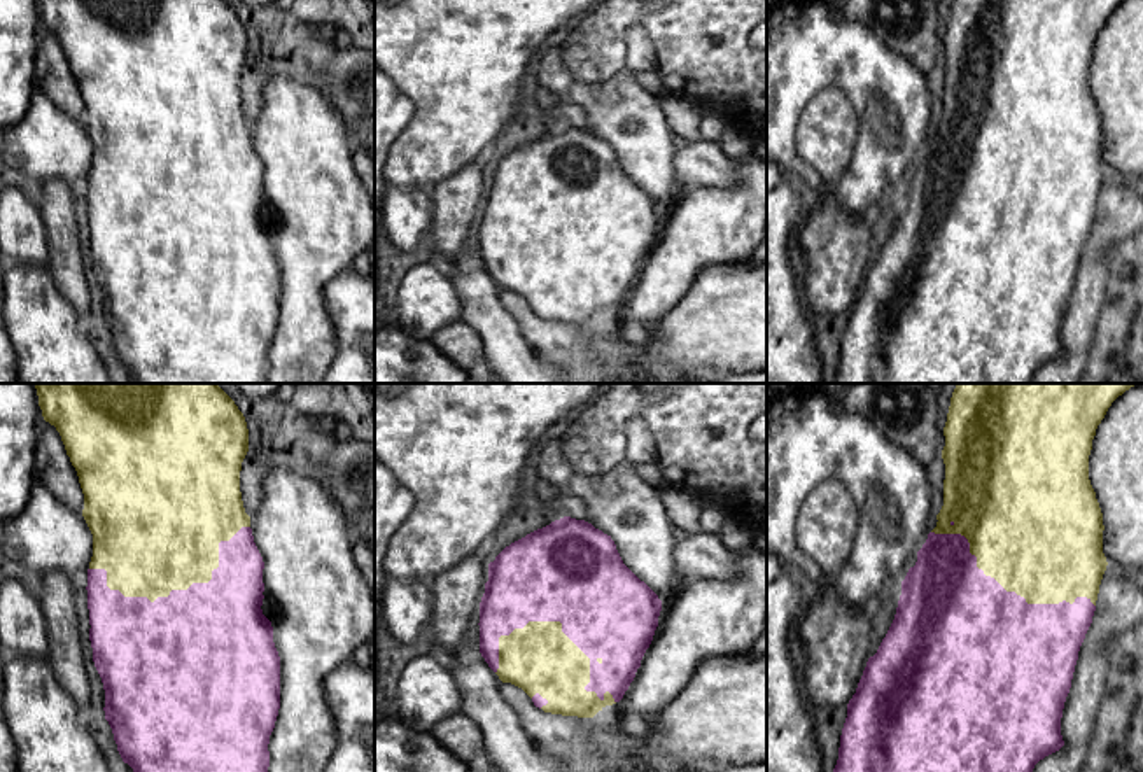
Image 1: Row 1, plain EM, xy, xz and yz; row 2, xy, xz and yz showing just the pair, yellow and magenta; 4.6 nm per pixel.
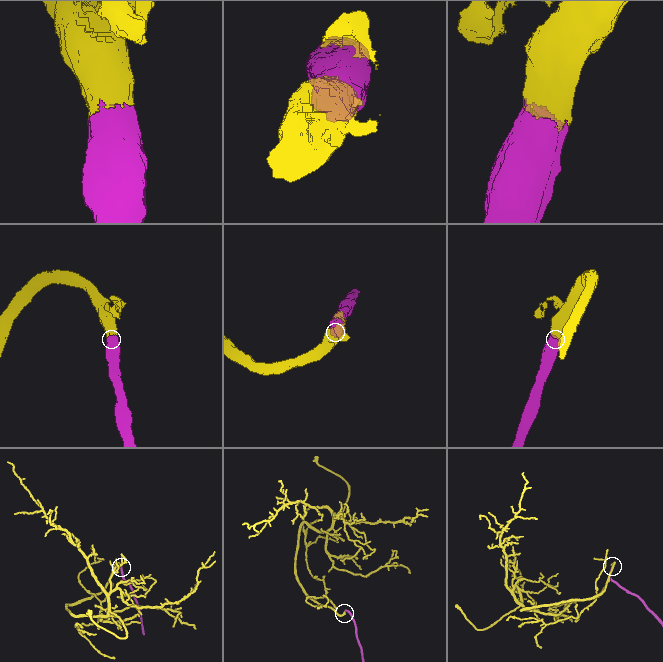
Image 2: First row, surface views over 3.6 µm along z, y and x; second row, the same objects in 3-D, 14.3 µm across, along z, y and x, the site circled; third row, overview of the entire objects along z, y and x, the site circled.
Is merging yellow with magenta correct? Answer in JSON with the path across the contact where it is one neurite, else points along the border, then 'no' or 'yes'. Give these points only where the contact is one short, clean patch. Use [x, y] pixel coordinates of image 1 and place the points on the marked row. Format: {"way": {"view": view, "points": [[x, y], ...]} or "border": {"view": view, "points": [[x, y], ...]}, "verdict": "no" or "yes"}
{"verdict": "yes"}

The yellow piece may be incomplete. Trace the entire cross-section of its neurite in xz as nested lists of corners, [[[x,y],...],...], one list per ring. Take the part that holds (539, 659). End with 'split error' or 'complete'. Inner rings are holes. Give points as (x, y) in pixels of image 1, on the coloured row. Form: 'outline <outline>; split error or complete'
outline [[[564,516],[506,546],[488,564],[480,602],[480,653],[502,683],[522,688],[544,712],[593,718],[620,702],[649,648],[662,600],[621,560],[611,536]]]; split error

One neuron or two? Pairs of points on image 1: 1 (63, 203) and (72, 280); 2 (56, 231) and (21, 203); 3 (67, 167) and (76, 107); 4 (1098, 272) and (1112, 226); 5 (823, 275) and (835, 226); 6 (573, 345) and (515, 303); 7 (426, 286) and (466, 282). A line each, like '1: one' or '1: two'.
1: one
2: two
3: two
4: one
5: one
6: one
7: two

